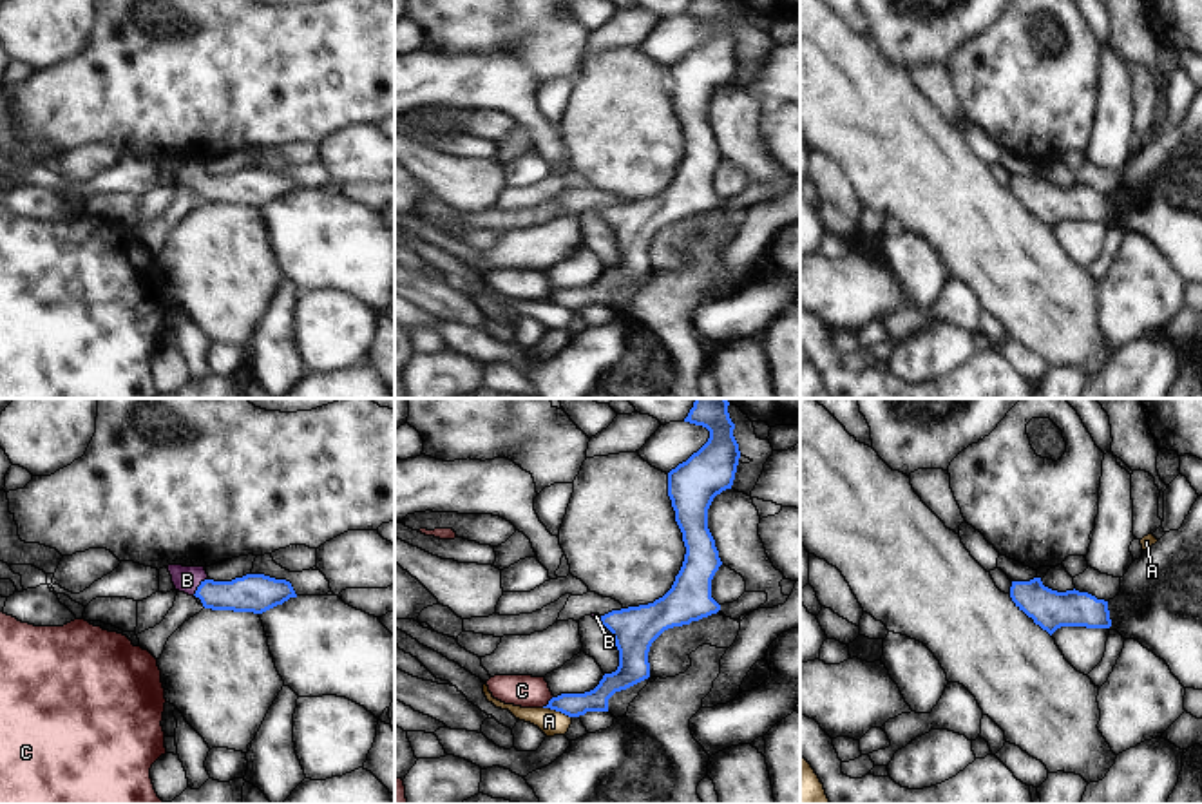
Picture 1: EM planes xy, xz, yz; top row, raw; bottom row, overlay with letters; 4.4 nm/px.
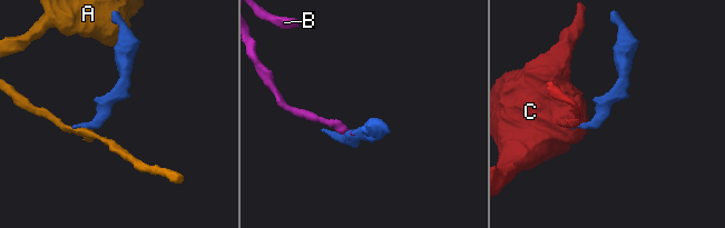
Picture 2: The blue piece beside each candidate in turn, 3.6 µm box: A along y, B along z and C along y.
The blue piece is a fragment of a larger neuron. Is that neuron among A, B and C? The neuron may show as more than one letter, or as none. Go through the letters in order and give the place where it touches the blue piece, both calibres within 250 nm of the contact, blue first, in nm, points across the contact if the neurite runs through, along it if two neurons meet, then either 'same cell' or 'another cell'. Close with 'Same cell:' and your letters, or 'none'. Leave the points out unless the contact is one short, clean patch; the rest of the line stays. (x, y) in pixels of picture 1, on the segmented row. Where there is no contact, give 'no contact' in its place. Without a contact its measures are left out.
A: xz (558, 710) | 110/110 nm | along xz (543, 707), (571, 717) | another cell
B: xy (200, 585) | 180/120 nm | across xy (254, 593), (210, 593), (200, 585), (187, 580) | same cell
C: xz (549, 703) | 110/140 nm | along xz (553, 696), (542, 707) | another cell
Same cell: B

